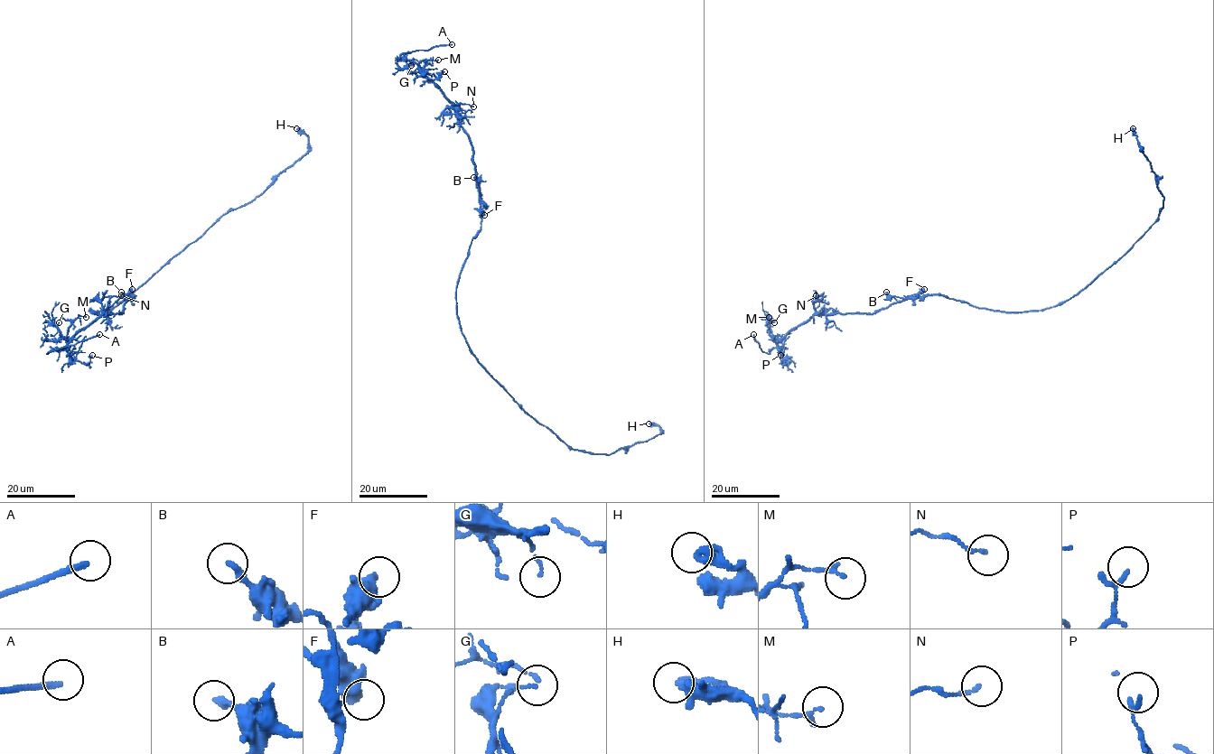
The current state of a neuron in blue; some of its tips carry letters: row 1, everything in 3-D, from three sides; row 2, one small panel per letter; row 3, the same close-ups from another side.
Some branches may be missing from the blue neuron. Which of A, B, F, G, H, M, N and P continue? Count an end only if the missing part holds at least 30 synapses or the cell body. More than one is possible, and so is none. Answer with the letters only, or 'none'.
A

